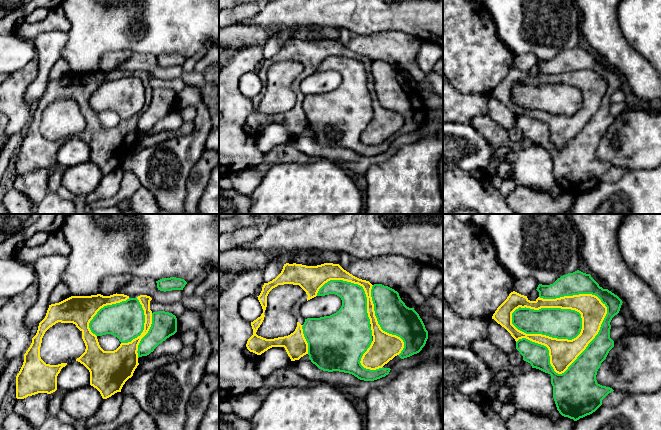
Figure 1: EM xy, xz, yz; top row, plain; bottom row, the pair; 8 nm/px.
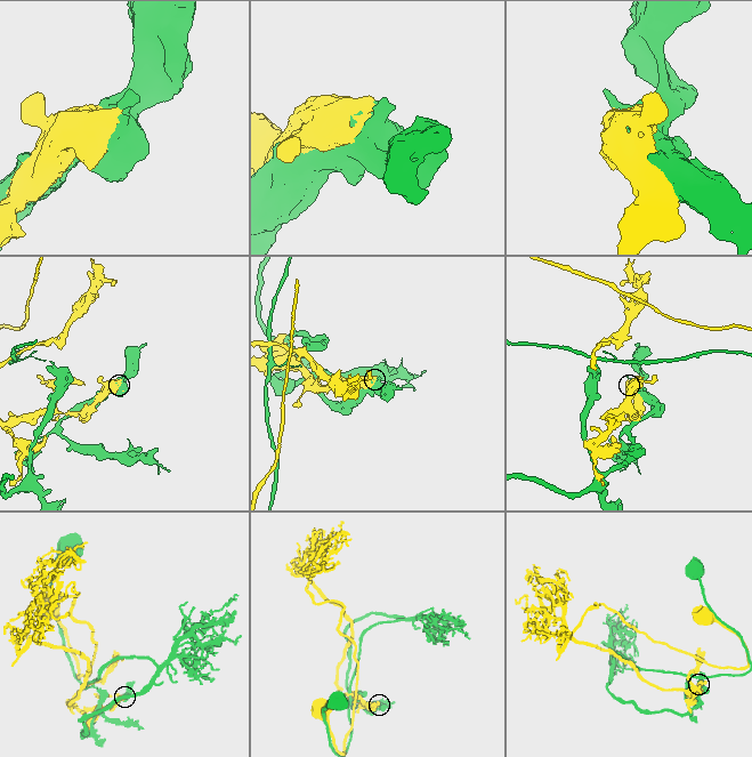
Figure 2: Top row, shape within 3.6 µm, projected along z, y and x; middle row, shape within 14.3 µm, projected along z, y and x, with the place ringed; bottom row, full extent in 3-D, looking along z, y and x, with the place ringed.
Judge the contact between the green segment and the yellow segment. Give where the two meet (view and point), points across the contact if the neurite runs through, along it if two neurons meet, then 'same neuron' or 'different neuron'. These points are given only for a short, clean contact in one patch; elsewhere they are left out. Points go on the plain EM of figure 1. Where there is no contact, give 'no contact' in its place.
contact yz (565, 147); different neuron

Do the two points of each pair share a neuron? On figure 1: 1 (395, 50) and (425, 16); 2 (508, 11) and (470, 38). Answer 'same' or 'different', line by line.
1: different
2: different

